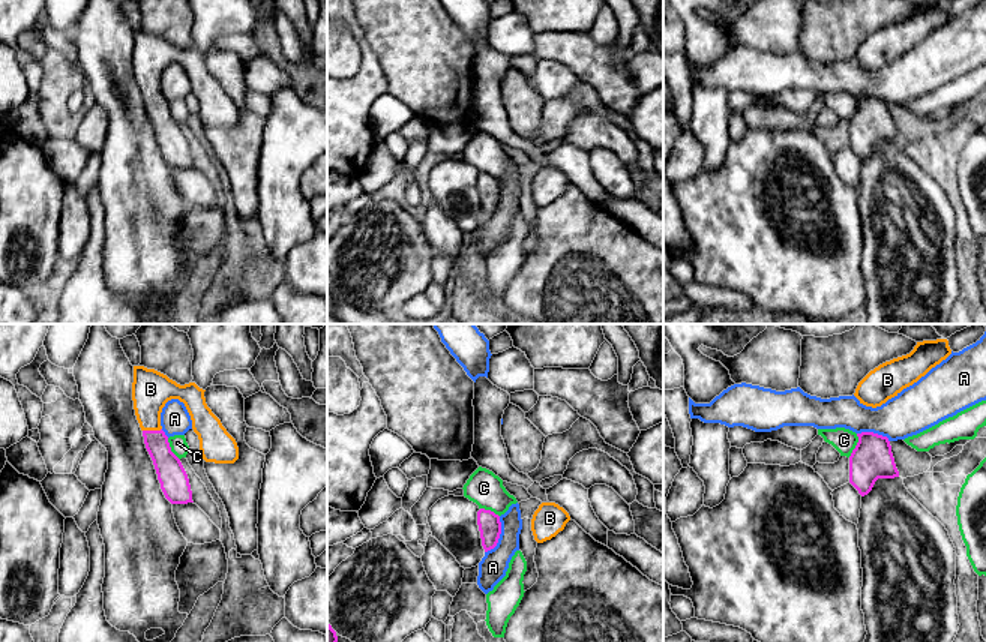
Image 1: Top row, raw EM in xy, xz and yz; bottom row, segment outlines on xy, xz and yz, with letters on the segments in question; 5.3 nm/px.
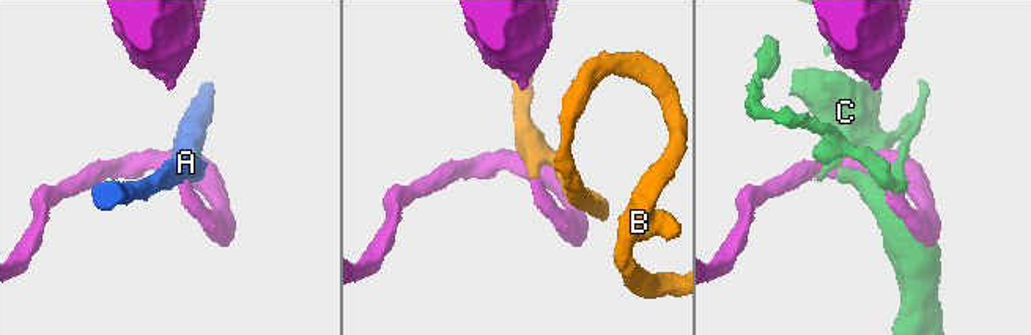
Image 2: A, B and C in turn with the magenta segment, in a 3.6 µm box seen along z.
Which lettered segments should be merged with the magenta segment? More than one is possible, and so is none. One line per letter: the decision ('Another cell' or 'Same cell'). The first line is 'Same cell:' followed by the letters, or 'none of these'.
Same cell: B
A: Another cell
B: Same cell
C: Another cell

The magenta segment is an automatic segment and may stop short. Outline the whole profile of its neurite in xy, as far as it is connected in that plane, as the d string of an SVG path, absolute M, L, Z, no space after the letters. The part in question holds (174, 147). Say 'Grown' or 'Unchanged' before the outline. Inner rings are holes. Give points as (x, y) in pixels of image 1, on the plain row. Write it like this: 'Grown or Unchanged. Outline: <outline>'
Grown. Outline: M134 30L132 64L135 80L161 153L171 168L194 165L188 138L180 123L171 116L168 100L161 90L161 76L168 64L179 63L185 68L206 126L234 128L239 123L236 104L207 70L204 56L195 46L180 50L155 33Z

